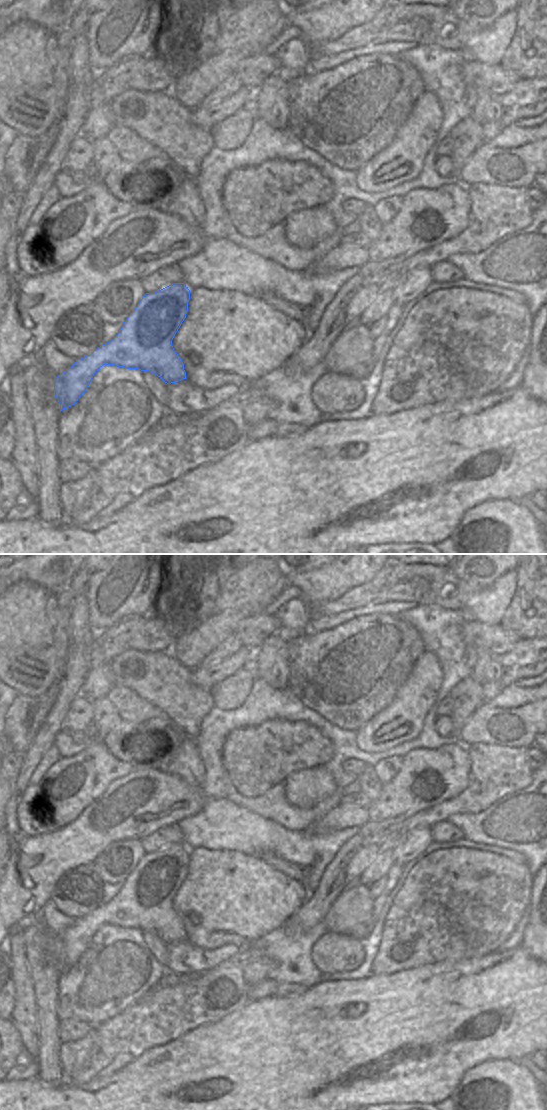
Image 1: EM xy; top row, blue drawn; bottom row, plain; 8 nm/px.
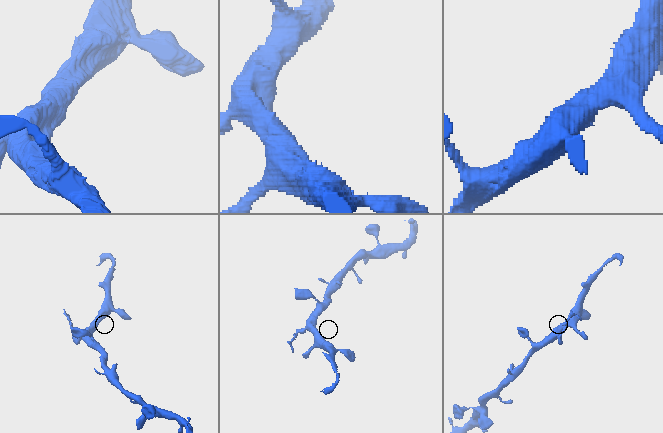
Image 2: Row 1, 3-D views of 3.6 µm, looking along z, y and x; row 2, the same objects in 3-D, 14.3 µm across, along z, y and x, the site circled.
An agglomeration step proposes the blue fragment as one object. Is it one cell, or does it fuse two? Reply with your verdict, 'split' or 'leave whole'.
split

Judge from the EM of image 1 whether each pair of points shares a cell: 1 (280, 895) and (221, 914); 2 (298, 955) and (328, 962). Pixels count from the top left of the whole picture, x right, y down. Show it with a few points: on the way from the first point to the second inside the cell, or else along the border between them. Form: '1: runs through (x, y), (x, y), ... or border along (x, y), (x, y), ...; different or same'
1: runs through (265, 898), (240, 899), (236, 903); same
2: border along (319, 936), (312, 946), (310, 957), (322, 974); different

